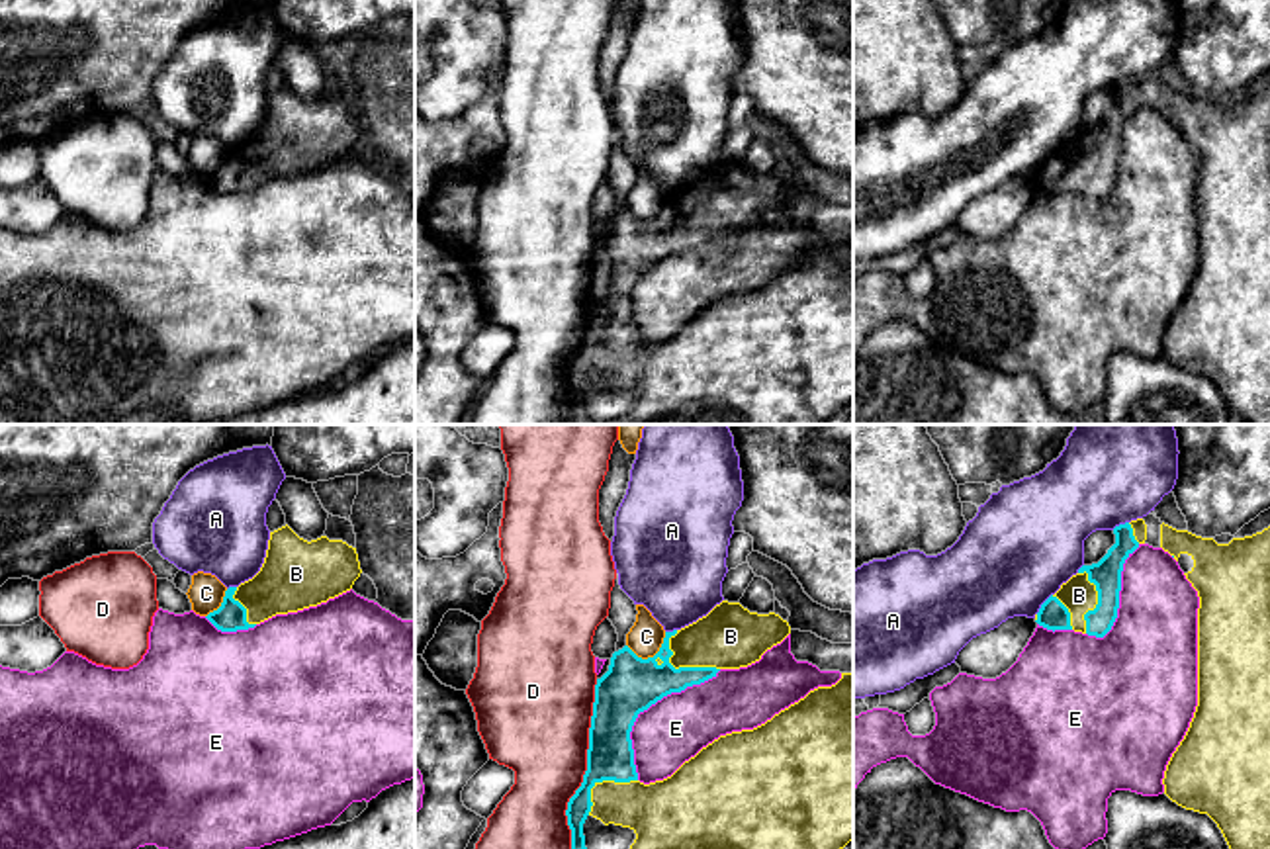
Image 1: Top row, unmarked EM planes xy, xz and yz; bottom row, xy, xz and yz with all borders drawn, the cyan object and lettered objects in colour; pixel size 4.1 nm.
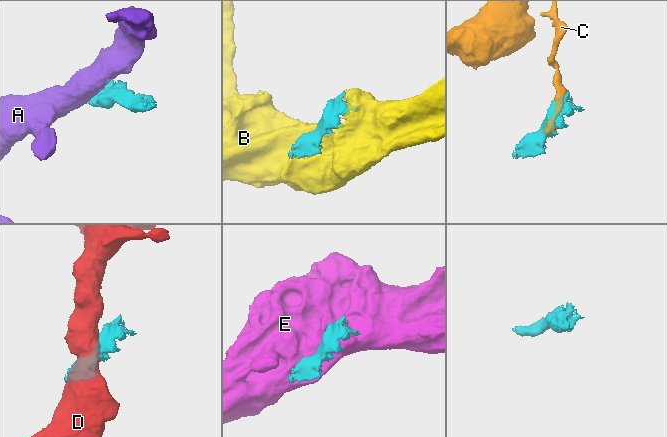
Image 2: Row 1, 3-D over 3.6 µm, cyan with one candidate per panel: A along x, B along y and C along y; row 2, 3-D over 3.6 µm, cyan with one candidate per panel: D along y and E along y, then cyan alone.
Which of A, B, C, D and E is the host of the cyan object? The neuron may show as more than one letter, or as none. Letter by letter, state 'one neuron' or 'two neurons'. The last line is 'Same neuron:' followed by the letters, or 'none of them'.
A: two neurons
B: one neuron
C: two neurons
D: two neurons
E: two neurons
Same neuron: B

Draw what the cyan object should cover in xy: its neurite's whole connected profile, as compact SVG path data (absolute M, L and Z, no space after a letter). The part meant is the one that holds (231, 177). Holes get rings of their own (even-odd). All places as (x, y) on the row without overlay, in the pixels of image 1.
M286 86L270 94L260 133L239 149L229 149L221 168L205 180L221 194L249 192L276 176L317 168L350 153L360 135L356 110L327 98L307 104Z

